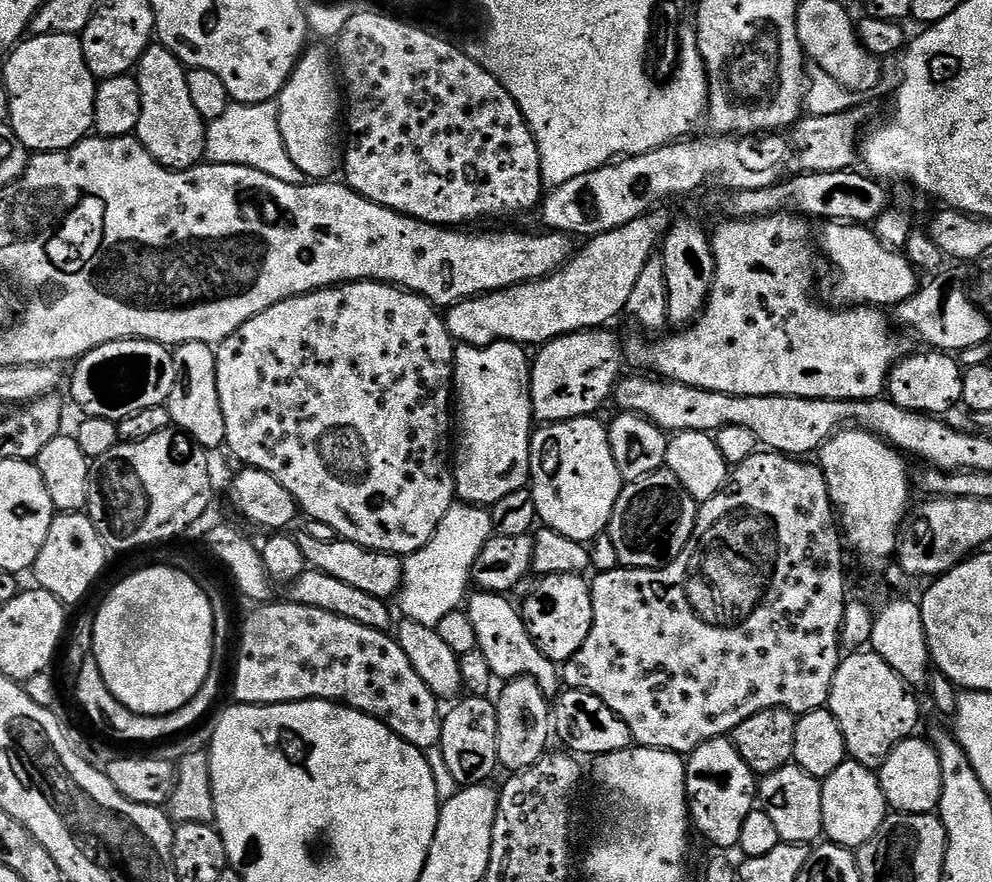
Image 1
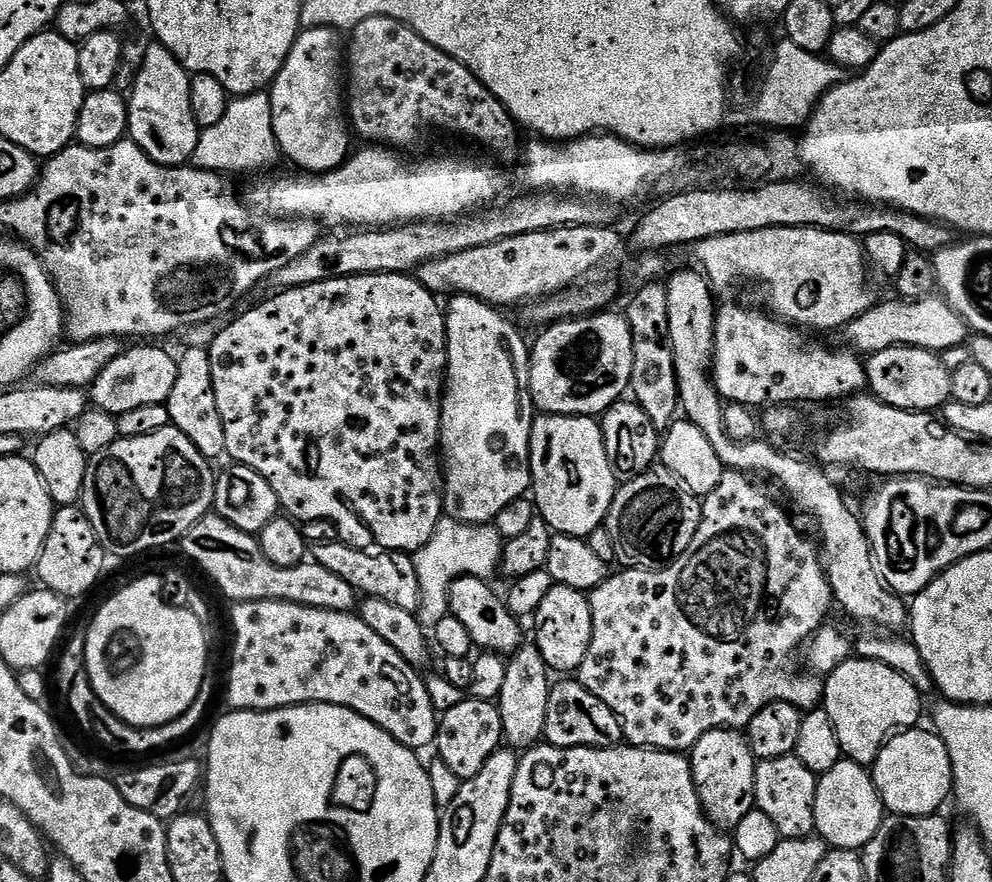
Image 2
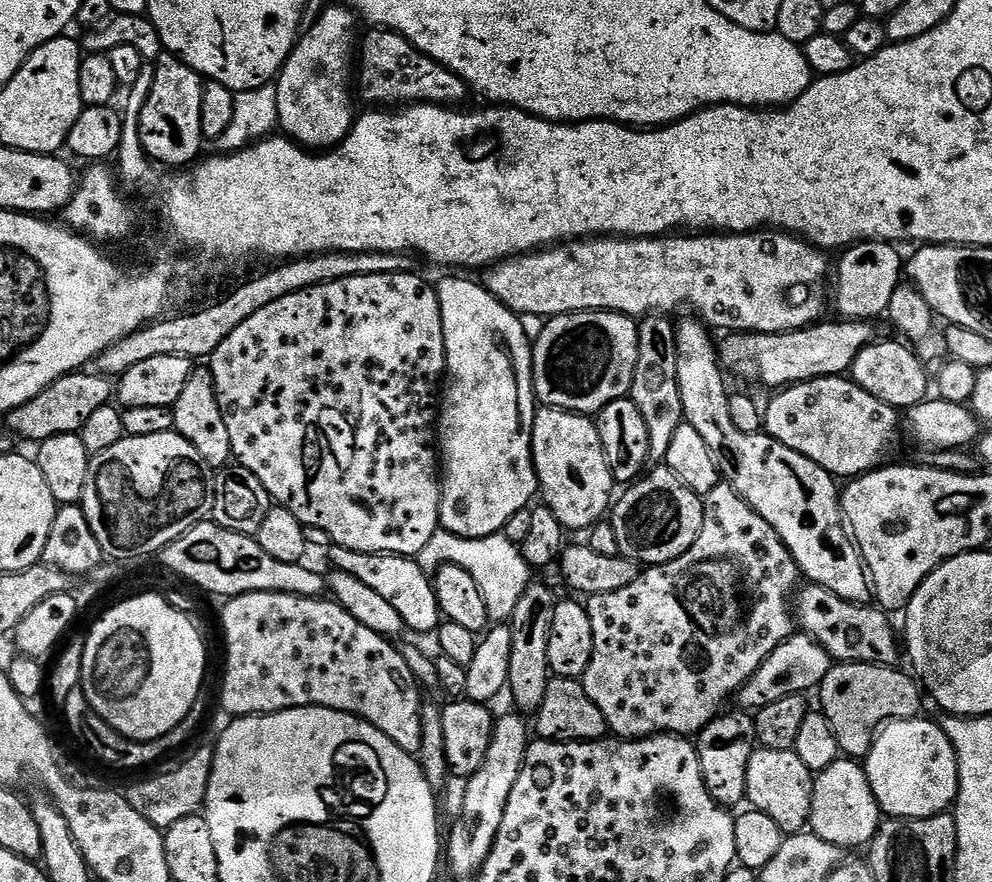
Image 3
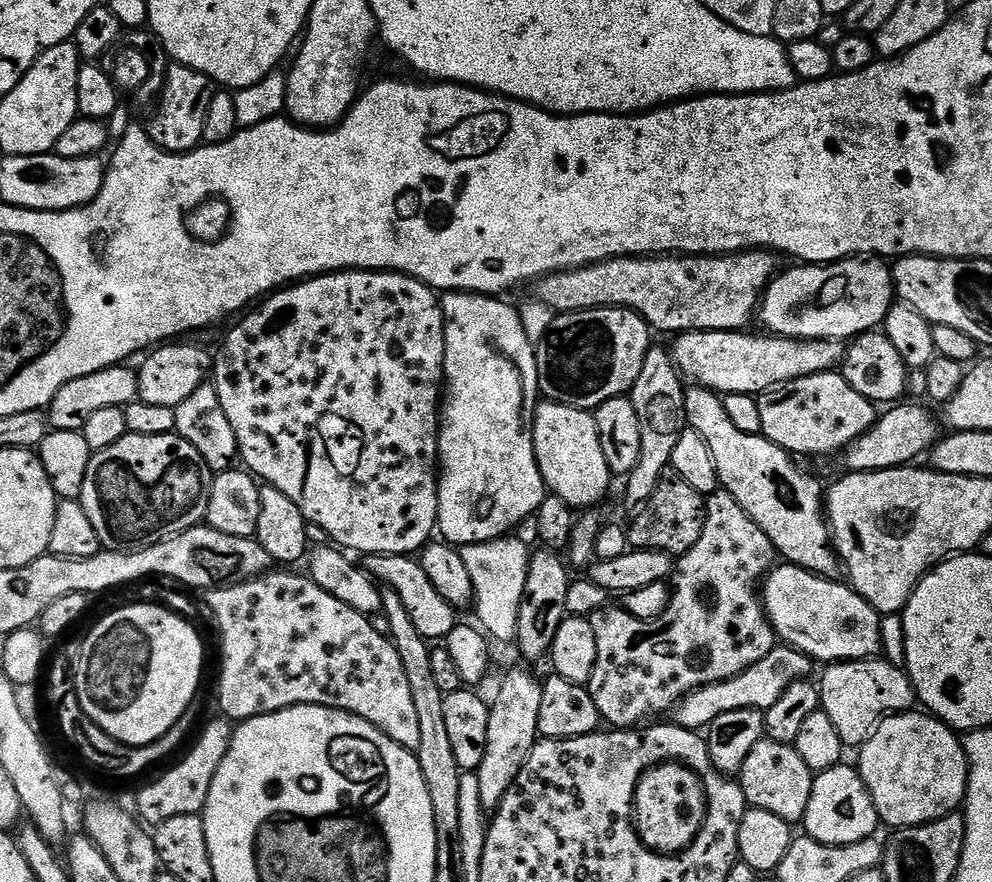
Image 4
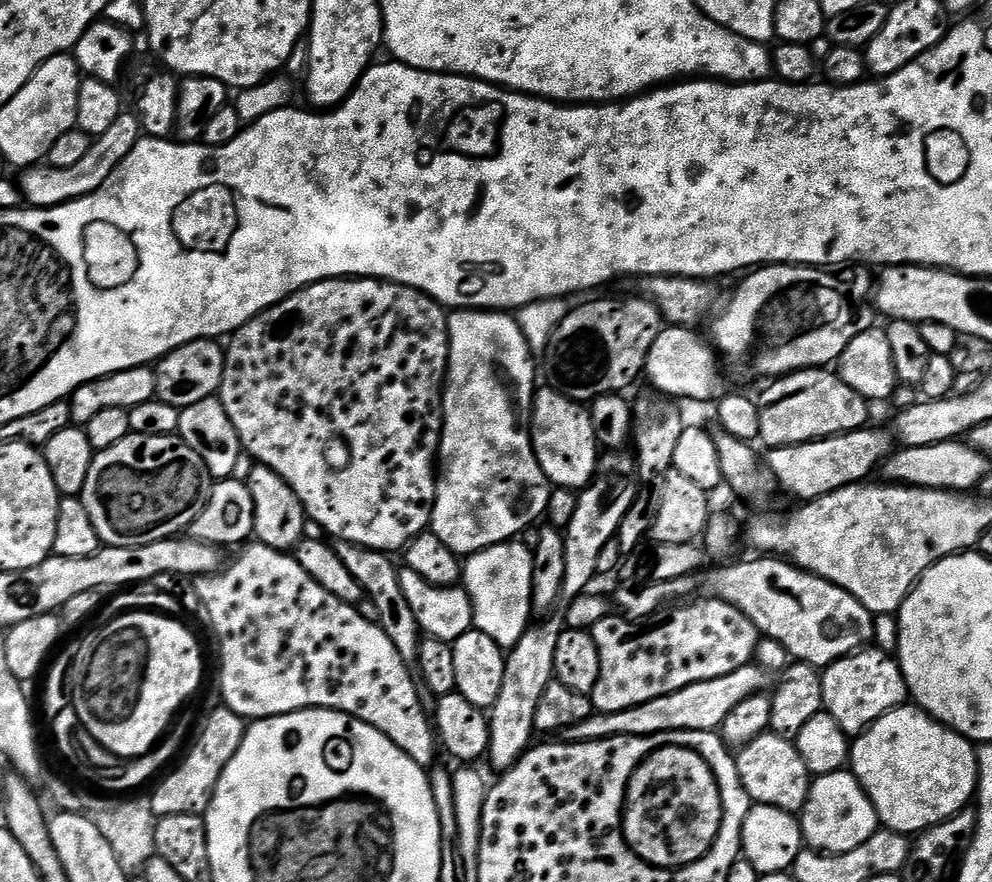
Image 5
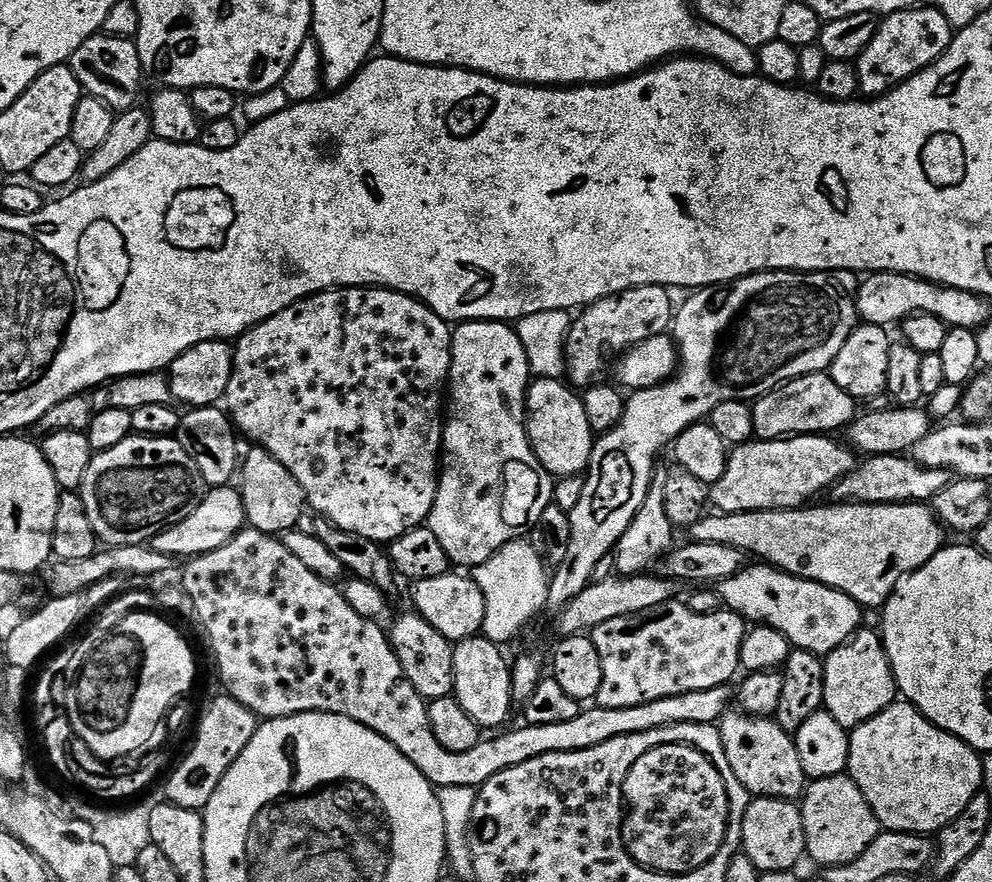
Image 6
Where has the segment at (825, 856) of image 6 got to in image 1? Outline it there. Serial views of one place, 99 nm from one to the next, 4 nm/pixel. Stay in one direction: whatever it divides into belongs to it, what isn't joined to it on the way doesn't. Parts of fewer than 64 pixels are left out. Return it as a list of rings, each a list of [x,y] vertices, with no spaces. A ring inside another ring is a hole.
[[[845,759],[843,764],[838,766],[838,770],[834,770],[829,776],[823,777],[822,783],[822,822],[824,823],[824,836],[831,843],[840,844],[844,848],[858,850],[866,842],[870,842],[870,838],[874,838],[874,834],[878,834],[878,826],[882,826],[882,822],[890,815],[888,807],[888,799],[884,797],[884,791],[880,785],[880,777],[873,769],[862,766],[858,762]]]

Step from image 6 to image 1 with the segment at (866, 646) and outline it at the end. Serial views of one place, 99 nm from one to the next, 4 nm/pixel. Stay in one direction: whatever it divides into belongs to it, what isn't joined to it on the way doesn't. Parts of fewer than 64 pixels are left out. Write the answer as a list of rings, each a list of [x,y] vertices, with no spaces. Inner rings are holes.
[[[856,650],[845,655],[832,679],[828,711],[834,714],[842,730],[847,759],[878,770],[888,755],[920,724],[920,704],[913,689],[888,663],[871,650]]]

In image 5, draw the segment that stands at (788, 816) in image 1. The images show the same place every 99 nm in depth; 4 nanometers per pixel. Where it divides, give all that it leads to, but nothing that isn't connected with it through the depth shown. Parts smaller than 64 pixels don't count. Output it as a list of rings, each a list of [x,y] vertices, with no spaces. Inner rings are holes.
[[[765,734],[754,738],[735,753],[736,769],[746,794],[755,803],[781,808],[793,814],[804,811],[813,777],[798,754],[795,743],[781,736]]]

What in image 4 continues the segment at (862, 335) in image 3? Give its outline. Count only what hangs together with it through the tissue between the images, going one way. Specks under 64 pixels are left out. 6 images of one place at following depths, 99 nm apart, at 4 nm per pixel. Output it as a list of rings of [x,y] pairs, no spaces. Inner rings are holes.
[[[751,331],[739,332],[682,332],[670,344],[672,362],[679,369],[685,381],[693,385],[709,388],[717,394],[746,394],[756,396],[798,378],[831,372],[844,359],[845,345],[838,340],[791,340],[785,336],[759,334],[751,336]]]

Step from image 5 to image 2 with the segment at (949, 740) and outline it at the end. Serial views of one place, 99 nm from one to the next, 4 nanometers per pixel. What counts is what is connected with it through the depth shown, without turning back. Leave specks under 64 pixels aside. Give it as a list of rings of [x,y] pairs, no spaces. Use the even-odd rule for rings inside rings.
[[[917,726],[907,732],[897,732],[881,750],[876,763],[871,765],[872,780],[884,803],[894,816],[935,816],[954,792],[952,763],[946,742],[935,731],[923,732]]]

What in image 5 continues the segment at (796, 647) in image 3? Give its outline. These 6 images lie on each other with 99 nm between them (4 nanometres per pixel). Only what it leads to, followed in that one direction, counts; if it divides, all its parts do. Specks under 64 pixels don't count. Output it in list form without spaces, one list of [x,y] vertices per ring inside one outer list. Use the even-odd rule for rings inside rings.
[[[753,662],[734,670],[734,674],[710,678],[706,682],[674,690],[674,694],[662,694],[662,698],[650,698],[650,702],[642,702],[642,706],[630,706],[617,712],[593,711],[592,716],[578,722],[578,726],[564,729],[563,739],[569,744],[581,744],[615,736],[653,736],[663,732],[716,732],[726,714],[730,714],[730,710],[734,710],[738,702],[746,702],[746,698],[759,696],[767,689],[764,687],[768,684],[768,676],[758,664]]]

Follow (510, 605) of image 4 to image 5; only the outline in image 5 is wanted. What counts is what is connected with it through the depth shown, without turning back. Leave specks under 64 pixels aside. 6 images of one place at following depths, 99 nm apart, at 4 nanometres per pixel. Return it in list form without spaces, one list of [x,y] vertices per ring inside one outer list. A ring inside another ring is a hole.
[[[519,539],[495,544],[467,557],[462,564],[462,586],[468,592],[472,603],[472,623],[475,631],[490,634],[490,638],[494,638],[494,642],[498,642],[502,649],[512,649],[529,628],[534,616],[533,578],[532,552]]]

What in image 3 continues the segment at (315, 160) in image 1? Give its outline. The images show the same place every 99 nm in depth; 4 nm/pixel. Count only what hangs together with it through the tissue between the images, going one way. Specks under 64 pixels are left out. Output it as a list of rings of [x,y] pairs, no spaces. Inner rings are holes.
[[[337,6],[337,8],[325,7],[321,11],[319,18],[315,20],[312,25],[297,39],[295,48],[292,49],[291,54],[288,56],[287,62],[285,62],[284,67],[280,70],[280,75],[275,81],[276,93],[278,94],[278,128],[283,135],[287,136],[289,140],[303,146],[308,150],[331,150],[336,147],[336,145],[342,143],[348,133],[352,131],[352,125],[354,123],[354,111],[352,112],[352,96],[354,100],[354,92],[348,89],[348,83],[353,83],[354,72],[352,72],[348,67],[353,67],[354,64],[354,49],[358,44],[358,36],[356,40],[356,20],[358,21],[358,16],[353,9],[346,8],[343,6]]]

